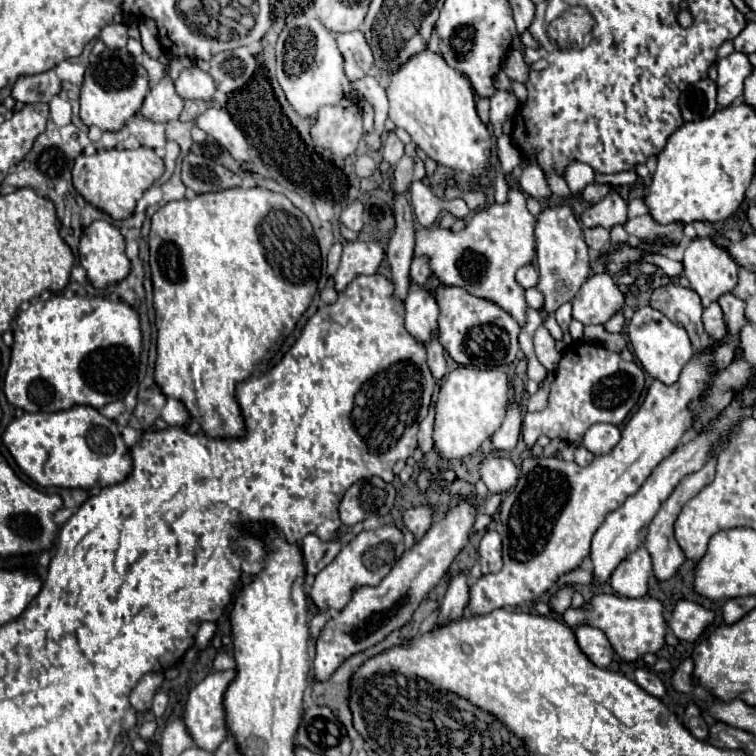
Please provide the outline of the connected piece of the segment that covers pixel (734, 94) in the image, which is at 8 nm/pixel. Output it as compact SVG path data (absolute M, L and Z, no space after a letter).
M732 52L730 56L718 60L718 104L730 106L744 92L744 80L750 76L752 64L748 54Z

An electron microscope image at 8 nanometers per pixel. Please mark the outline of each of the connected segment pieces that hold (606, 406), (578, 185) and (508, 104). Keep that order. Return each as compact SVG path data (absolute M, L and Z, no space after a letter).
M572 342L562 352L550 386L550 404L542 412L528 412L522 420L522 438L532 448L538 436L580 442L584 432L596 422L620 426L646 386L644 370L636 362L626 362L618 352L594 342Z
M572 162L564 168L564 180L576 194L576 192L582 192L586 184L594 182L594 170L584 162Z
M498 90L490 98L490 122L494 126L494 136L502 136L502 122L510 112L516 112L518 108L520 108L518 98L506 90Z

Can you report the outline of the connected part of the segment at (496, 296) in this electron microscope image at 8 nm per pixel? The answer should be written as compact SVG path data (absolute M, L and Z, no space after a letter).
M510 186L504 204L490 204L474 214L470 224L460 232L446 228L422 228L416 232L416 256L430 256L430 268L442 284L460 286L476 298L484 298L506 310L520 326L526 324L524 288L514 280L518 268L534 258L534 216L526 208L526 196L520 188Z

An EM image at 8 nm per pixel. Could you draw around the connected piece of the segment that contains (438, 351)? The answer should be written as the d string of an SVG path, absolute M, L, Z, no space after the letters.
M432 334L432 338L428 340L428 364L430 364L430 372L434 374L436 380L440 380L446 374L446 360L444 360L444 348L438 342L438 334Z

